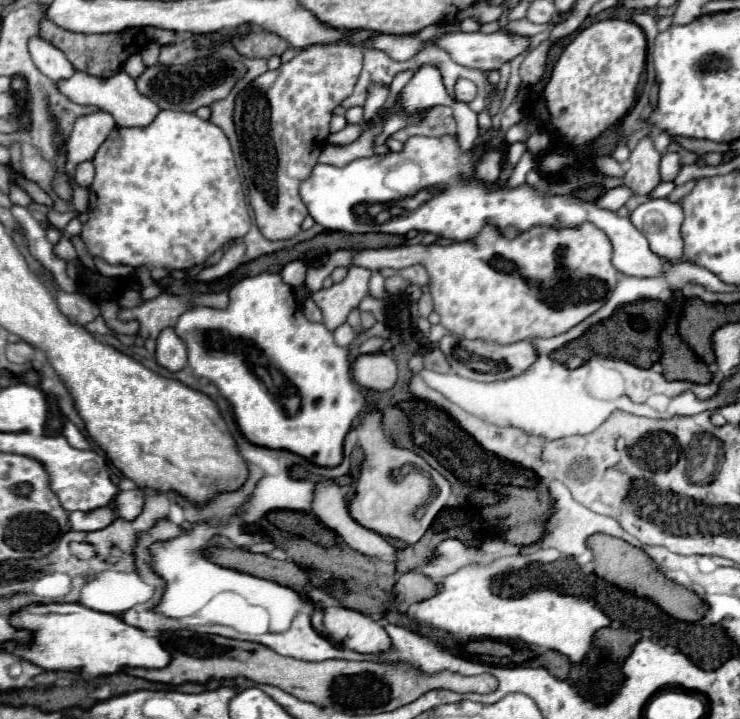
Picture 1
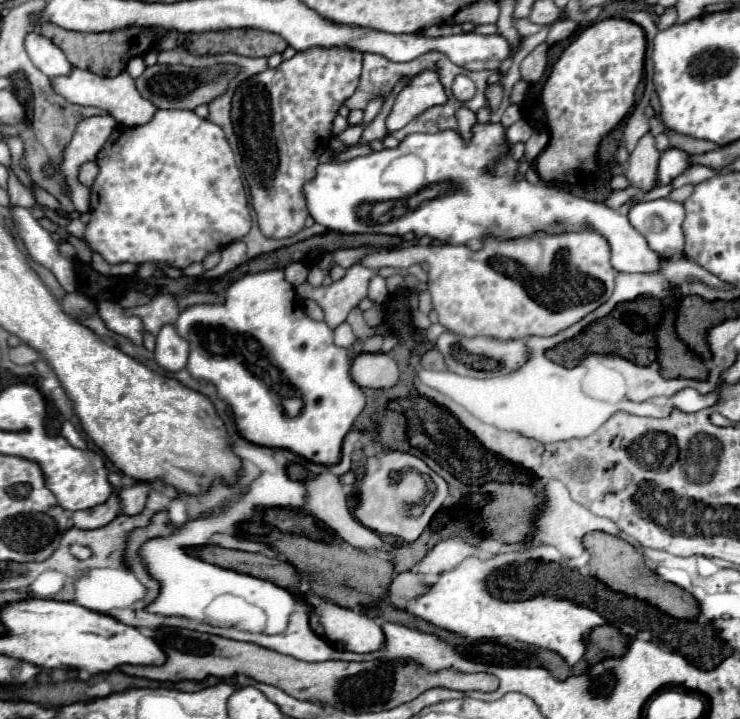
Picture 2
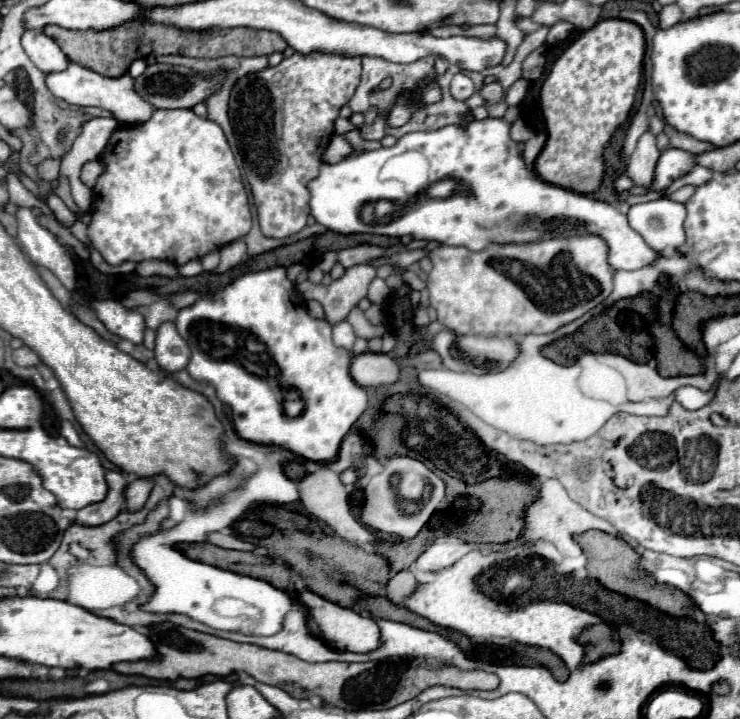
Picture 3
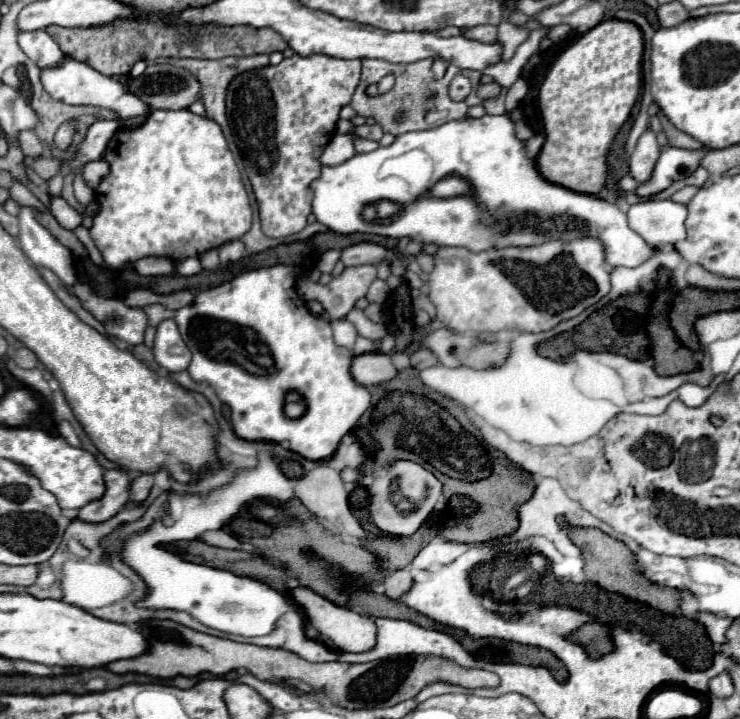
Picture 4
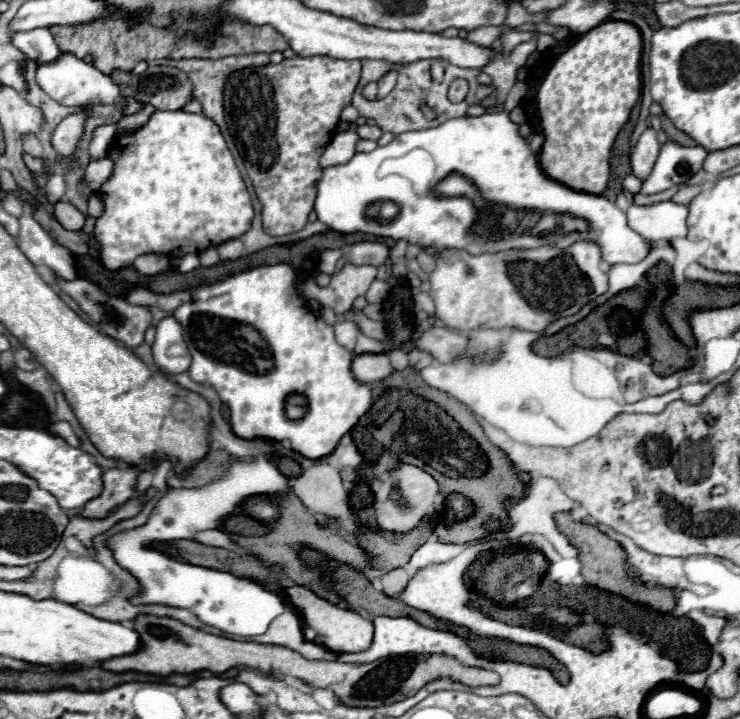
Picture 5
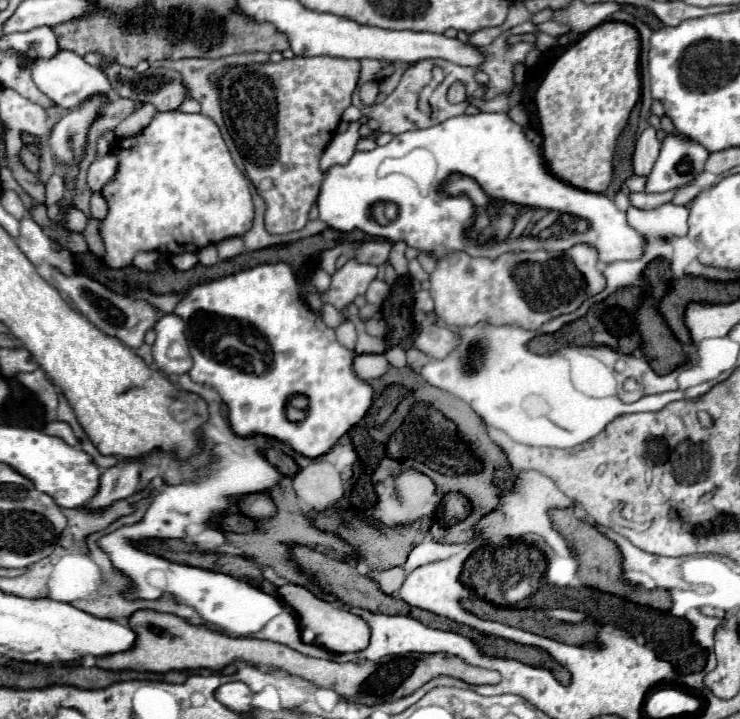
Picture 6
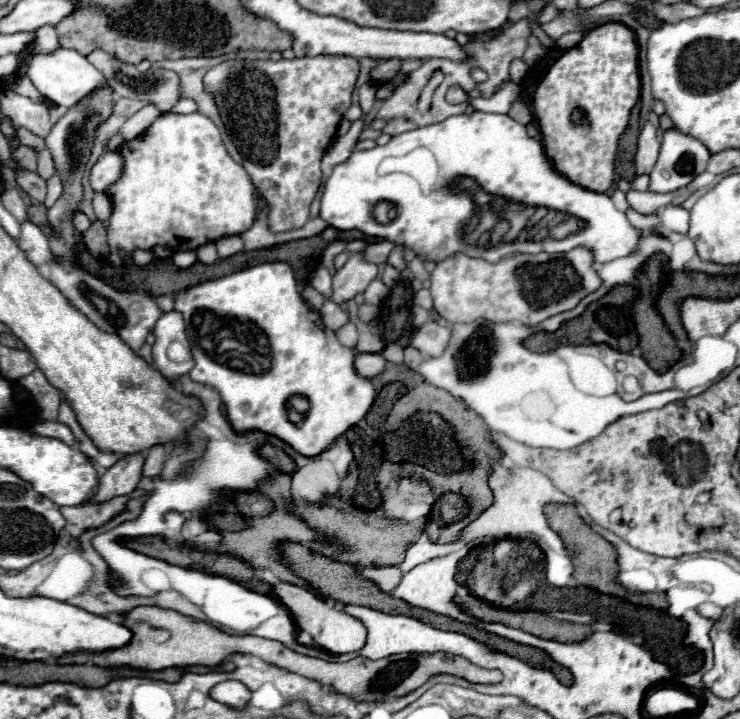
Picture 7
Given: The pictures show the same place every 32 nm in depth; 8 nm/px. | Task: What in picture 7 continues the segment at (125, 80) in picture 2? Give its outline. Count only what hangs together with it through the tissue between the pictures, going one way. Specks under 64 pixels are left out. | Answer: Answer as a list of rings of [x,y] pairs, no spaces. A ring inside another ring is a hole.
[[[58,48],[56,52],[48,54],[48,56],[32,56],[26,68],[30,80],[34,82],[34,86],[56,106],[62,108],[72,108],[76,106],[84,96],[92,94],[98,88],[106,88],[108,82],[104,78],[104,74],[100,70],[96,70],[92,64],[88,64],[88,60],[78,54],[76,50],[68,50],[68,48]]]

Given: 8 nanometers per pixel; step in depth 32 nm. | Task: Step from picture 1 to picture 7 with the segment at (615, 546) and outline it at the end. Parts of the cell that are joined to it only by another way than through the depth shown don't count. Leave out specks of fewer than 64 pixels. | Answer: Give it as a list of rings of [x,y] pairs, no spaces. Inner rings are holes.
[[[550,504],[550,506],[546,506],[546,514],[548,514],[552,530],[562,536],[562,540],[564,540],[564,544],[566,544],[566,548],[568,548],[572,560],[574,560],[574,576],[576,576],[576,580],[582,586],[588,586],[588,588],[594,588],[598,592],[624,598],[624,600],[628,600],[632,604],[652,606],[656,610],[666,610],[668,608],[668,600],[666,600],[664,592],[630,592],[630,590],[626,590],[624,586],[620,586],[616,582],[616,576],[618,576],[618,554],[616,554],[614,546],[588,526],[576,514],[576,508],[572,504],[566,504],[566,506]]]

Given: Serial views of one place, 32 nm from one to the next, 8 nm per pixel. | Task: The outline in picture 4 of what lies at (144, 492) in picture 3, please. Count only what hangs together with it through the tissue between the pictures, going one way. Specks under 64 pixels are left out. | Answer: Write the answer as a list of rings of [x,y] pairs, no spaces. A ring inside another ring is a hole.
[[[140,474],[130,486],[130,504],[134,504],[134,506],[142,504],[148,498],[152,486],[154,486],[154,476],[152,474]]]

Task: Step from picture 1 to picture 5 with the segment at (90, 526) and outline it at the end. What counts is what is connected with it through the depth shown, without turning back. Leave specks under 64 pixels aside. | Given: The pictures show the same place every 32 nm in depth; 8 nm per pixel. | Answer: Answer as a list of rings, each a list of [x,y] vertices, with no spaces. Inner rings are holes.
[[[116,466],[104,472],[104,490],[96,500],[90,500],[82,510],[82,518],[92,518],[92,520],[102,520],[110,516],[120,504],[132,498],[134,494],[134,484],[136,484],[138,470],[130,466]]]

